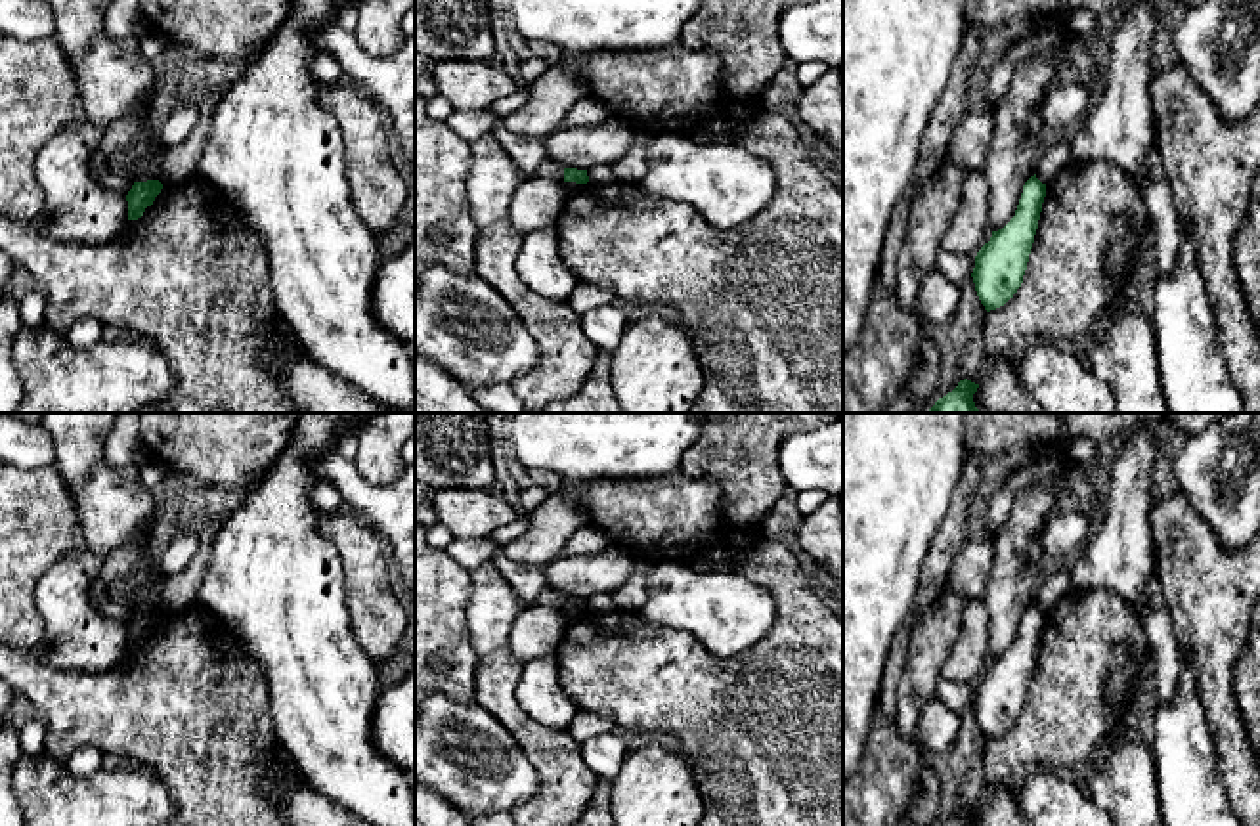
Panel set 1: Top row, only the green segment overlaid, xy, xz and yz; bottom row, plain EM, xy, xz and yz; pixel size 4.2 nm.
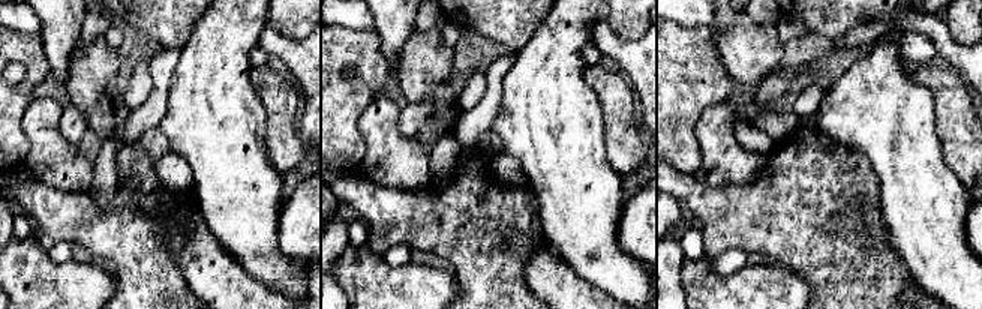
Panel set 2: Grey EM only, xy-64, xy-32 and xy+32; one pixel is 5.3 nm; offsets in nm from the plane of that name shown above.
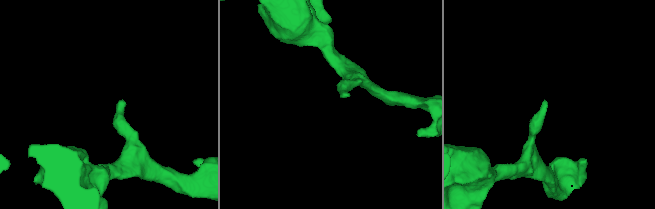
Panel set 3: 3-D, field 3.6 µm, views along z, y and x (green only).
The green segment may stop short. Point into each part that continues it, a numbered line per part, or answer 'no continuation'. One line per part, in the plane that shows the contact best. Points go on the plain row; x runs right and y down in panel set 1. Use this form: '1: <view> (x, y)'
no continuation

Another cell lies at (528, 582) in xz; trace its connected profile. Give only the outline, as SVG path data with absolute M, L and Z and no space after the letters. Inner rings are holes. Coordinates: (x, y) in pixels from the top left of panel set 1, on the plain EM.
M497 551L489 560L497 566L520 600L530 606L537 604L539 593L547 587L545 568L514 564L503 551Z

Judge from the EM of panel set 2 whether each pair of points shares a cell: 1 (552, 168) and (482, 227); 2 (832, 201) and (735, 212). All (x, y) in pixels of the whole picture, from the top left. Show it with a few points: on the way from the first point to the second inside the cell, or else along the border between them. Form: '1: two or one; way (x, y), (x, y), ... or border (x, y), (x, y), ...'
1: two; border (526, 180), (532, 189), (540, 219)
2: one; way (808, 212), (759, 212)

